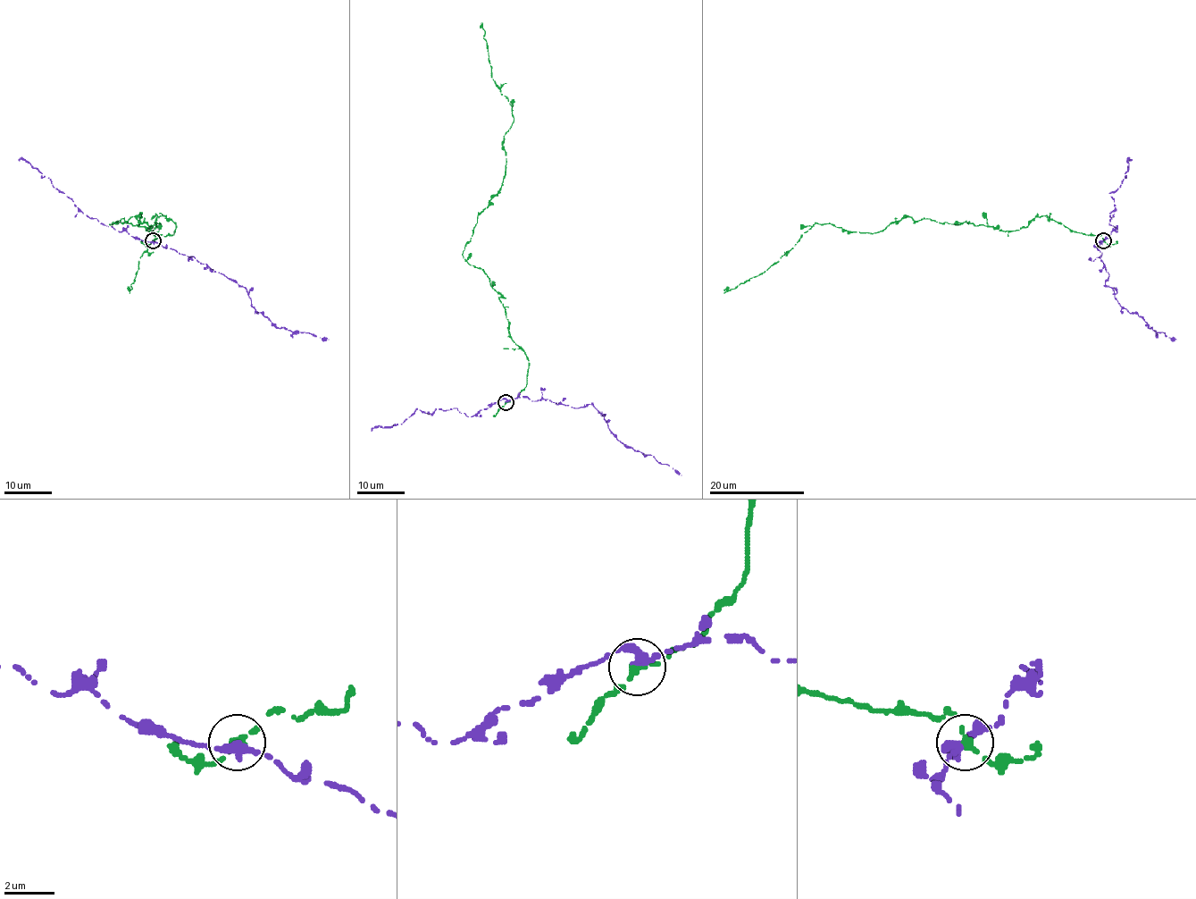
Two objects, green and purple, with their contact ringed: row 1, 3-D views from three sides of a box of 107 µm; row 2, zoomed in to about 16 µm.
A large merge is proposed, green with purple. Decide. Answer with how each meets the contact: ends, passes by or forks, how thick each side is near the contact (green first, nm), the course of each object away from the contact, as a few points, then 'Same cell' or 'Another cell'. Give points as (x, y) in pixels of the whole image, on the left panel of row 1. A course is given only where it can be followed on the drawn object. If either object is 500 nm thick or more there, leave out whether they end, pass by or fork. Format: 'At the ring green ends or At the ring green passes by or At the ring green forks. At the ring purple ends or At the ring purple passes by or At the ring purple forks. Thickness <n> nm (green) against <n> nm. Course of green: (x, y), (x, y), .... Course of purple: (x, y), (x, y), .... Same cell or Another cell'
At the ring green ends. At the ring purple ends. Thickness 360 nm (green) against 480 nm. Course of green: (154, 240), (176, 223), (161, 215), (152, 231), (110, 223), (134, 216), (152, 233), (161, 223), (129, 292). Course of purple: (154, 240), (166, 248), (194, 256), (247, 290), (256, 313), (277, 327), (328, 339). Another cell

